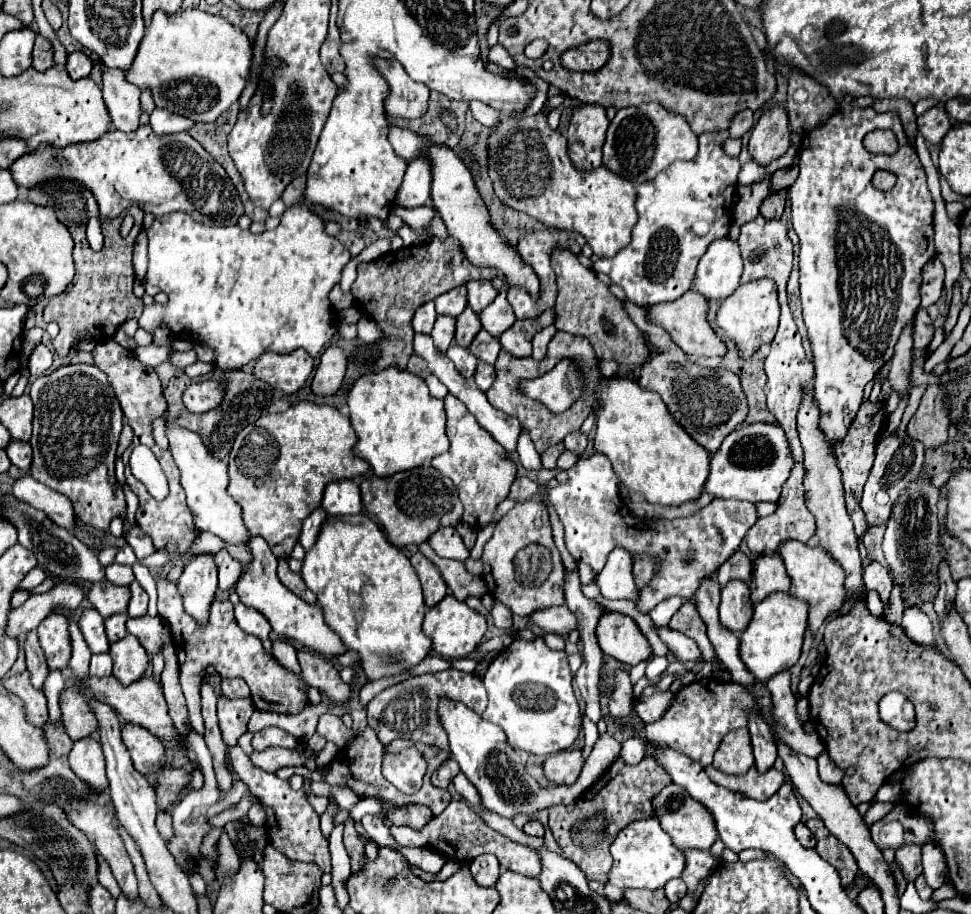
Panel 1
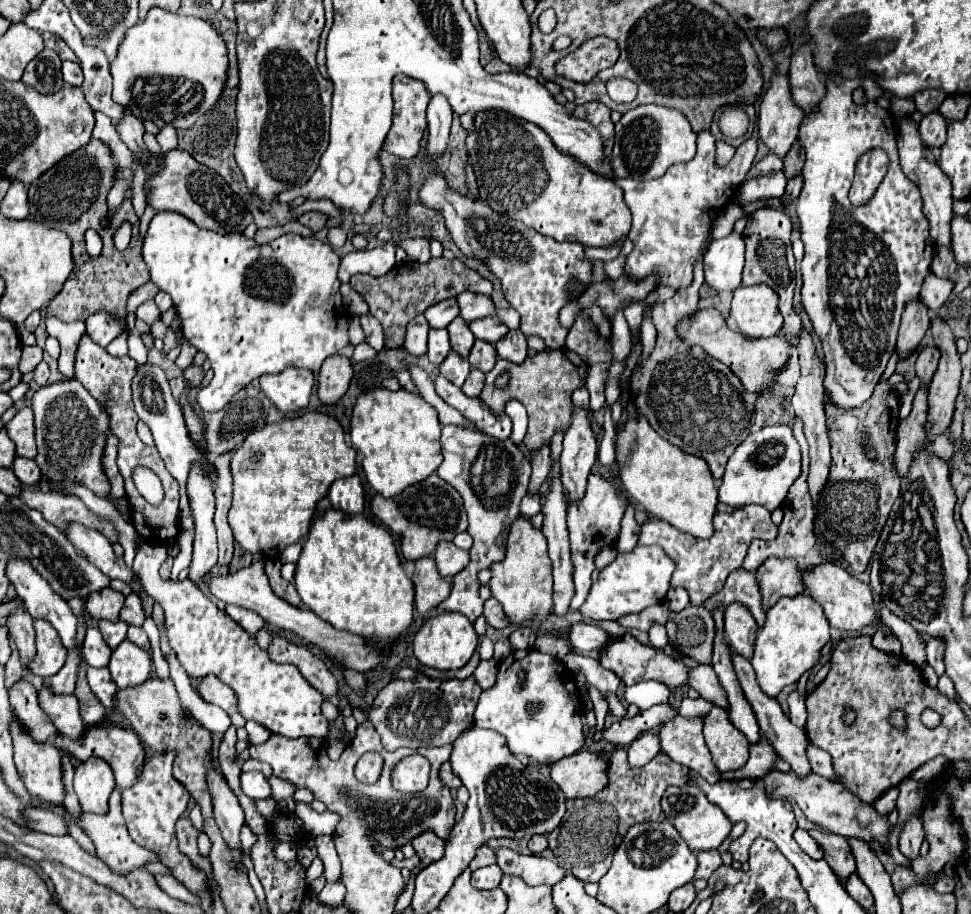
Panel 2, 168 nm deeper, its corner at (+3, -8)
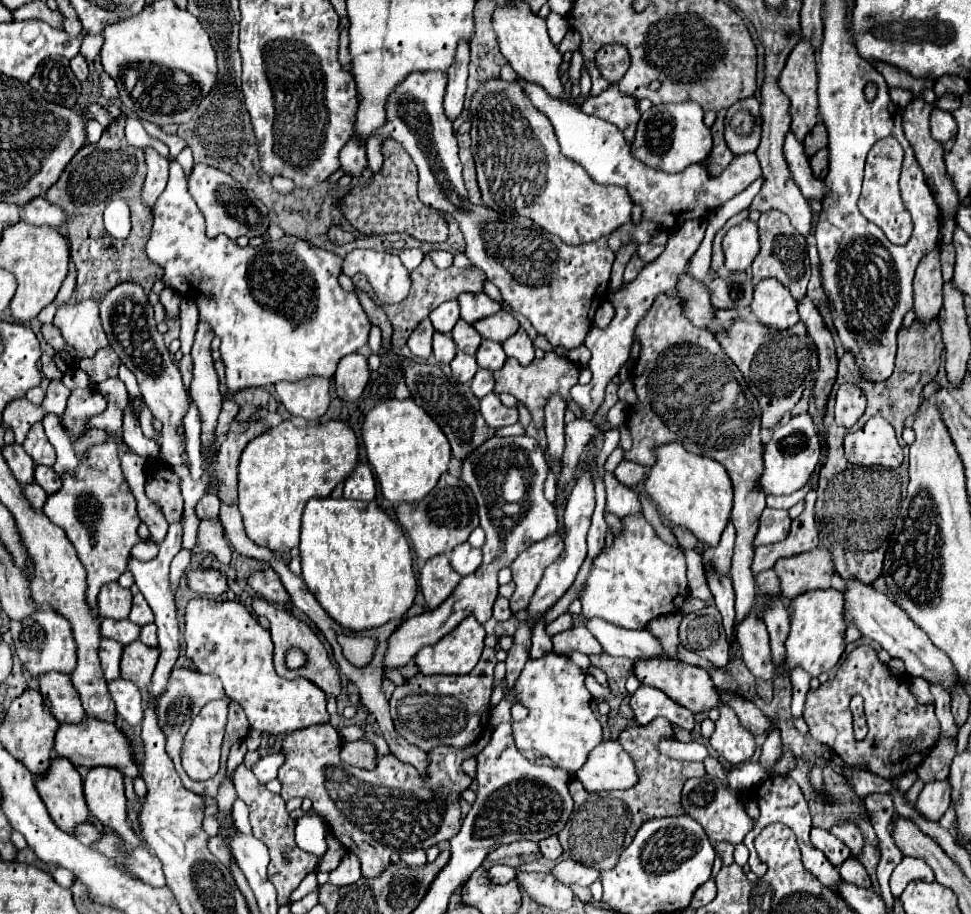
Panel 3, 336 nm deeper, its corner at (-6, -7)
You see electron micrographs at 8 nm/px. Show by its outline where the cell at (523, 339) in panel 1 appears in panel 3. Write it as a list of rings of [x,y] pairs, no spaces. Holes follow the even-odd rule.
[[[522,327],[510,339],[506,339],[502,343],[502,347],[508,357],[518,359],[518,363],[522,363],[522,365],[530,365],[534,359],[534,345]]]

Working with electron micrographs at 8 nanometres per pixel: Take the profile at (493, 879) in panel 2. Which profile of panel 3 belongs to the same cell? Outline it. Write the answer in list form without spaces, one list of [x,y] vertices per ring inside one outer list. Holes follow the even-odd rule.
[[[494,865],[490,871],[488,871],[488,877],[492,883],[498,883],[498,885],[504,885],[512,879],[516,879],[516,869],[508,867],[508,865]]]

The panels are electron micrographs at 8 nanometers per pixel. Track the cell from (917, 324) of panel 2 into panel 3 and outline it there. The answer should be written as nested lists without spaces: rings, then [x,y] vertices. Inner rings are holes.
[[[940,249],[924,255],[914,277],[914,311],[918,319],[932,319],[942,307],[942,271]]]

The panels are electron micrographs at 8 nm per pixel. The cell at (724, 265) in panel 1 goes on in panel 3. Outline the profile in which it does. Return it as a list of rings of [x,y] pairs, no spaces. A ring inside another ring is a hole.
[[[744,219],[740,225],[732,227],[722,241],[724,247],[724,267],[728,271],[746,271],[754,257],[758,255],[758,225],[750,219]]]

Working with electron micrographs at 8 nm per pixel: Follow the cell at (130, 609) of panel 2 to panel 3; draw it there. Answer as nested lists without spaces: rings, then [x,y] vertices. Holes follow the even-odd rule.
[[[142,593],[134,595],[134,599],[132,599],[132,611],[130,611],[130,617],[128,619],[132,623],[140,625],[140,627],[146,625],[146,623],[154,623],[154,613],[152,613],[152,609],[146,603],[146,599],[144,599]]]

